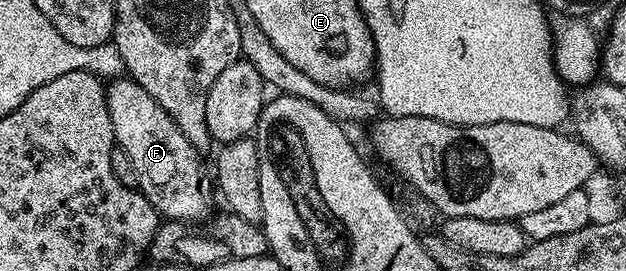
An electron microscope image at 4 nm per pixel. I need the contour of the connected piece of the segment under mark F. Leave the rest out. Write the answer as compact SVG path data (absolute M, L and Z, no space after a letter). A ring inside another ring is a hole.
M127 75L115 78L107 86L106 103L116 144L130 155L130 163L134 163L134 171L140 180L138 188L155 207L157 214L170 221L203 222L209 213L201 150L195 149L190 139L186 139L178 123L170 119L154 95Z

